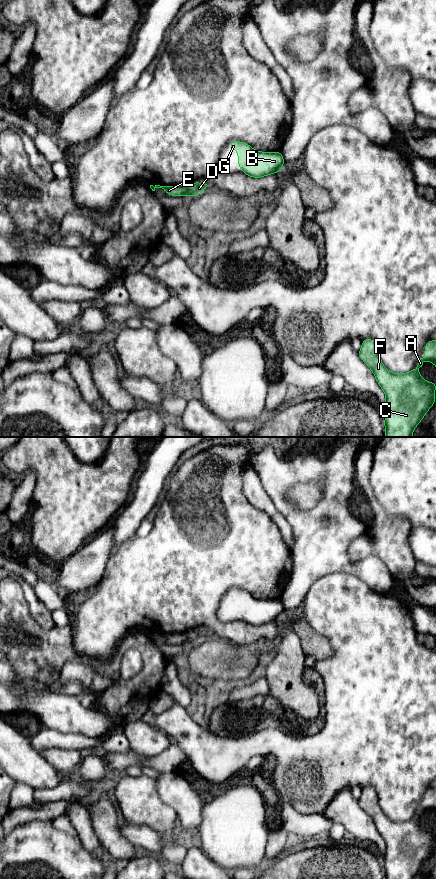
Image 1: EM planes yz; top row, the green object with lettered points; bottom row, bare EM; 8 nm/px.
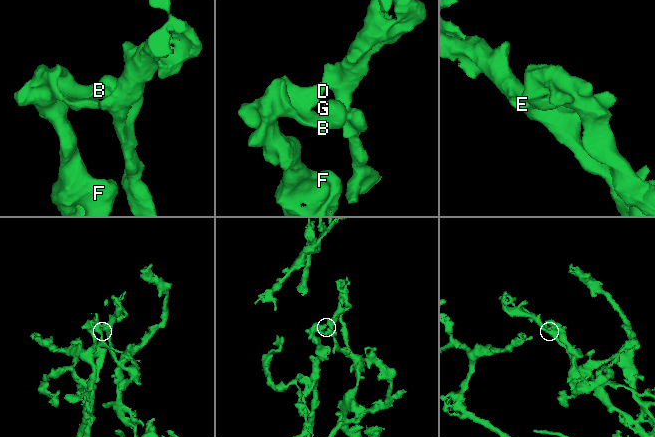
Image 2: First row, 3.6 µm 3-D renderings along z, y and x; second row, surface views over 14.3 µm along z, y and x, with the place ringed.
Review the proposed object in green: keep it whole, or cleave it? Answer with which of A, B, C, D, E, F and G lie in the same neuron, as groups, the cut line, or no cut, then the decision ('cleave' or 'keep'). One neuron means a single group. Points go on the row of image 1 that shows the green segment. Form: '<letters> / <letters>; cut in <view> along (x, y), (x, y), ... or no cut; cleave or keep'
A B C D F G / E; cut in yz along (185, 185), (187, 194); cleave

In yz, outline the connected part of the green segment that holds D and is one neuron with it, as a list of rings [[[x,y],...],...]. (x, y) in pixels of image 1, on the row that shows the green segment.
[[[196,182],[196,183],[190,183],[186,185],[187,188],[187,195],[190,197],[194,197],[200,193],[202,193],[206,187],[209,186],[205,183]]]

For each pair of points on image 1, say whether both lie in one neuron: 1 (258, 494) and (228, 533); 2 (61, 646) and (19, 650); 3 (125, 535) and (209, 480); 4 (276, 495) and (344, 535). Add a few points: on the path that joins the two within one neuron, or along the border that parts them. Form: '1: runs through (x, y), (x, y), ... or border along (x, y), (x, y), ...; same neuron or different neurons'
1: border along (241, 483), (243, 495), (248, 502), (270, 518); different neurons
2: runs through (51, 648), (47, 650), (29, 650); same neuron
3: border along (136, 533), (117, 547); different neurons
4: runs through (290, 513), (296, 519), (316, 531), (326, 531); same neuron

